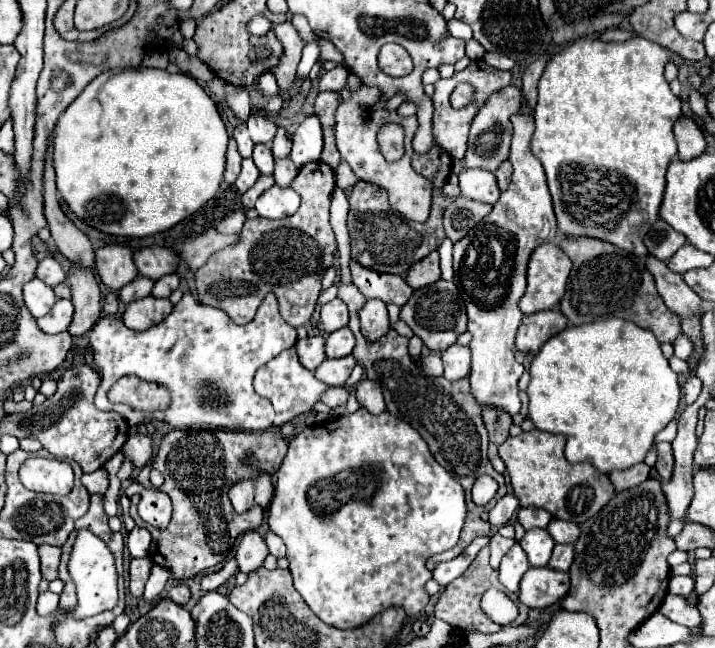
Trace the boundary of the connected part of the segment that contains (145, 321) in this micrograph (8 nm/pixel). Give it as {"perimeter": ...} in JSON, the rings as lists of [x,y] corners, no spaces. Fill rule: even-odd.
{"perimeter":[[[147,296],[143,300],[135,300],[127,304],[123,322],[131,330],[145,330],[145,328],[151,328],[153,324],[159,324],[171,310],[173,310],[173,304],[169,298],[163,300],[163,298]]]}

